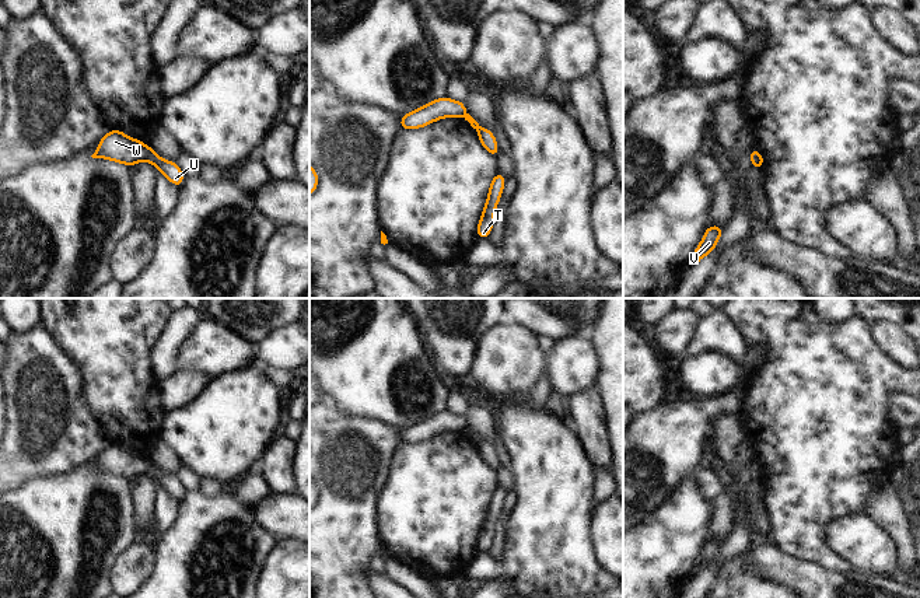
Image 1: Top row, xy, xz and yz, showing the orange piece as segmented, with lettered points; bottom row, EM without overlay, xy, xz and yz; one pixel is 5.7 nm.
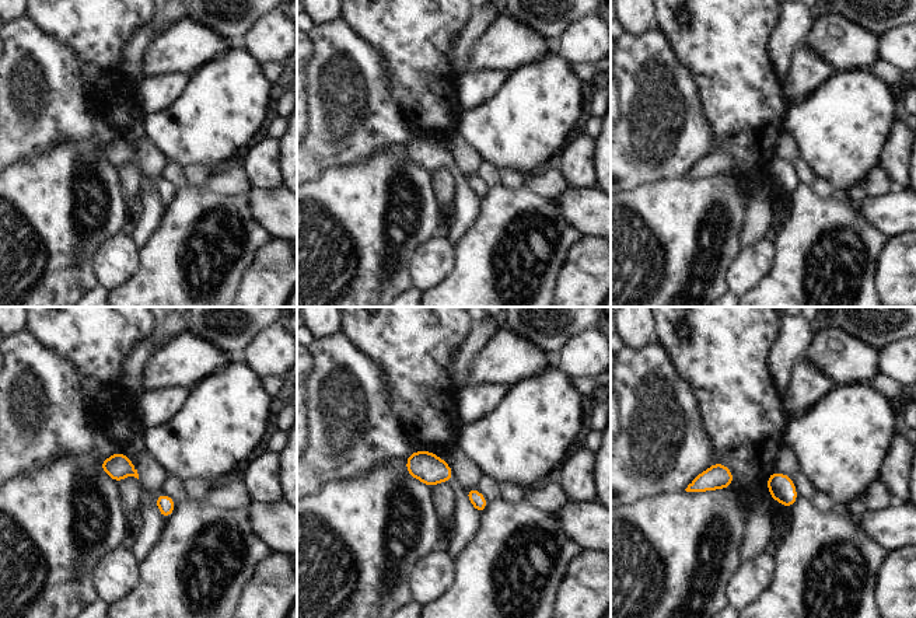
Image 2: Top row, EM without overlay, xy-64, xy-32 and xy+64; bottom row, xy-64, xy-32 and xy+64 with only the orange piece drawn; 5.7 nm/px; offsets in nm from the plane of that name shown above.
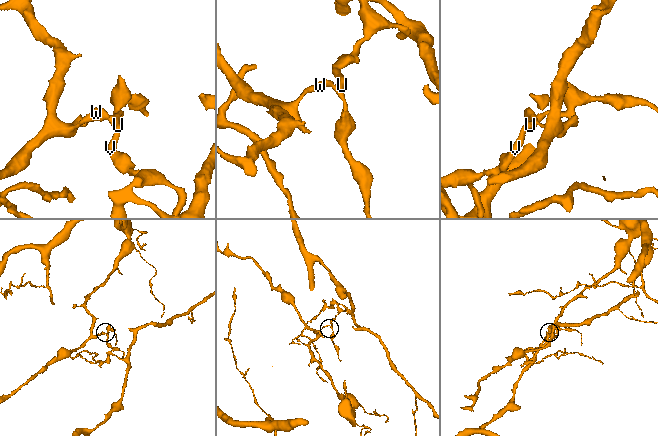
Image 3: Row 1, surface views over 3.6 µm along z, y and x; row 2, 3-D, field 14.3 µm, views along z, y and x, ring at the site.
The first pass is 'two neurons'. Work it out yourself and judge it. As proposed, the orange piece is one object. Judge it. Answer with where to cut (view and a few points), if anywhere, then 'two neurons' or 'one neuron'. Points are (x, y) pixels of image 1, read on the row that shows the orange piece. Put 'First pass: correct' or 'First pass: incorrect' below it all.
cut xy (153, 150), (147, 161); two neurons
First pass: correct

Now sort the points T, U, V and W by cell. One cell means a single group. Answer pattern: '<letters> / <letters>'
T U V / W

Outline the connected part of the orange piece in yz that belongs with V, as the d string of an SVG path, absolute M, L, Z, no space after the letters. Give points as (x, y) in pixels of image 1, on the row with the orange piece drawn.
M711 224L710 227L706 228L703 232L703 238L700 244L695 248L692 253L692 265L696 265L700 262L703 258L706 258L710 252L714 251L717 246L721 232L724 231L724 227Z

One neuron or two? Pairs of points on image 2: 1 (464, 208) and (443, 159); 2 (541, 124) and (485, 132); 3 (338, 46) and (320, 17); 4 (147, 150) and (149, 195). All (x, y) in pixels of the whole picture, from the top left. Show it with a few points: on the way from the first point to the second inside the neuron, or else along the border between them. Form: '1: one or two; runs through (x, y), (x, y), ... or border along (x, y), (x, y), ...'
1: one; runs through (462, 195), (454, 171)
2: one; runs through (527, 124), (516, 131), (499, 131)
3: two; border along (339, 16), (315, 25)
4: two; border along (139, 166), (154, 188)

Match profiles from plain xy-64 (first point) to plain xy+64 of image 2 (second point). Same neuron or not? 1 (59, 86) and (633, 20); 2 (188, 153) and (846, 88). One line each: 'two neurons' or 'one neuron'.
1: two neurons
2: one neuron

